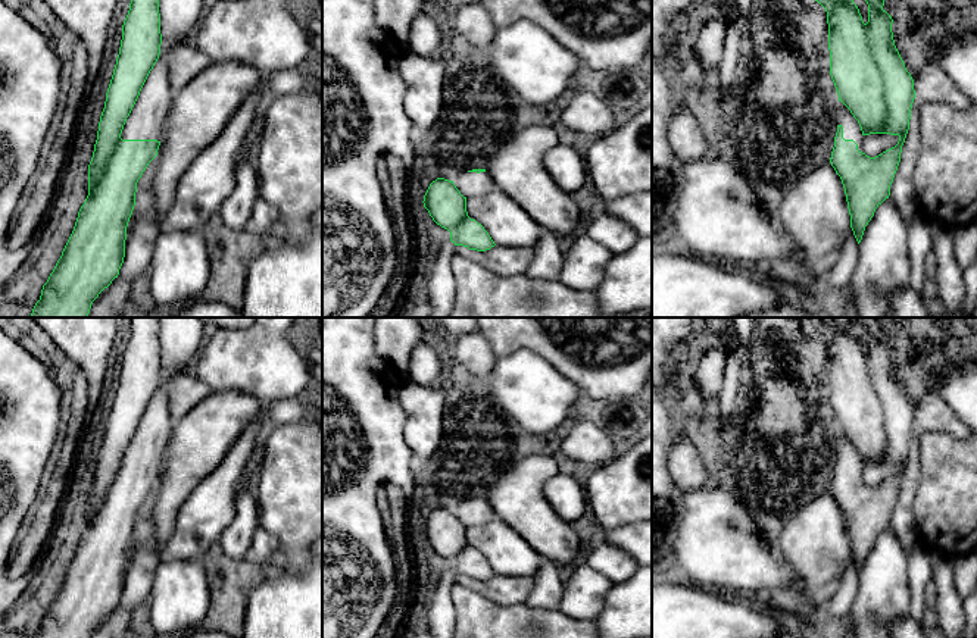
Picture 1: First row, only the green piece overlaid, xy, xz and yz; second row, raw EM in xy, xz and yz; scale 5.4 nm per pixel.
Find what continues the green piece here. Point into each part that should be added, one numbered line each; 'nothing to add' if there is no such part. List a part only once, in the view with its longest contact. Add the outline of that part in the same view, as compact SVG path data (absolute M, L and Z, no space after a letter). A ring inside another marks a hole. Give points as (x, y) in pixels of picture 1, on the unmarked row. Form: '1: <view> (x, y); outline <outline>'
1: xy (147, 449); outline M162 370L159 388L127 447L121 463L122 469L163 469L174 428L169 416L166 384L178 373L181 372Z

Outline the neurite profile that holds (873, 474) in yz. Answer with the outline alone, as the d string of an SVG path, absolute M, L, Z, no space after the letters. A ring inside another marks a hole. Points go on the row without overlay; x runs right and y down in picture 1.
M870 463L862 467L862 482L870 487L875 487L883 481L895 476L899 470L899 465L890 463Z

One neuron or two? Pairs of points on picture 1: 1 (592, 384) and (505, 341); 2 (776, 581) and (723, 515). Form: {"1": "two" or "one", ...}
{"1": "one", "2": "one"}

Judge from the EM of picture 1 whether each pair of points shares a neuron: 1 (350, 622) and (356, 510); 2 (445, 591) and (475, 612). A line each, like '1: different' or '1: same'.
1: same
2: different

